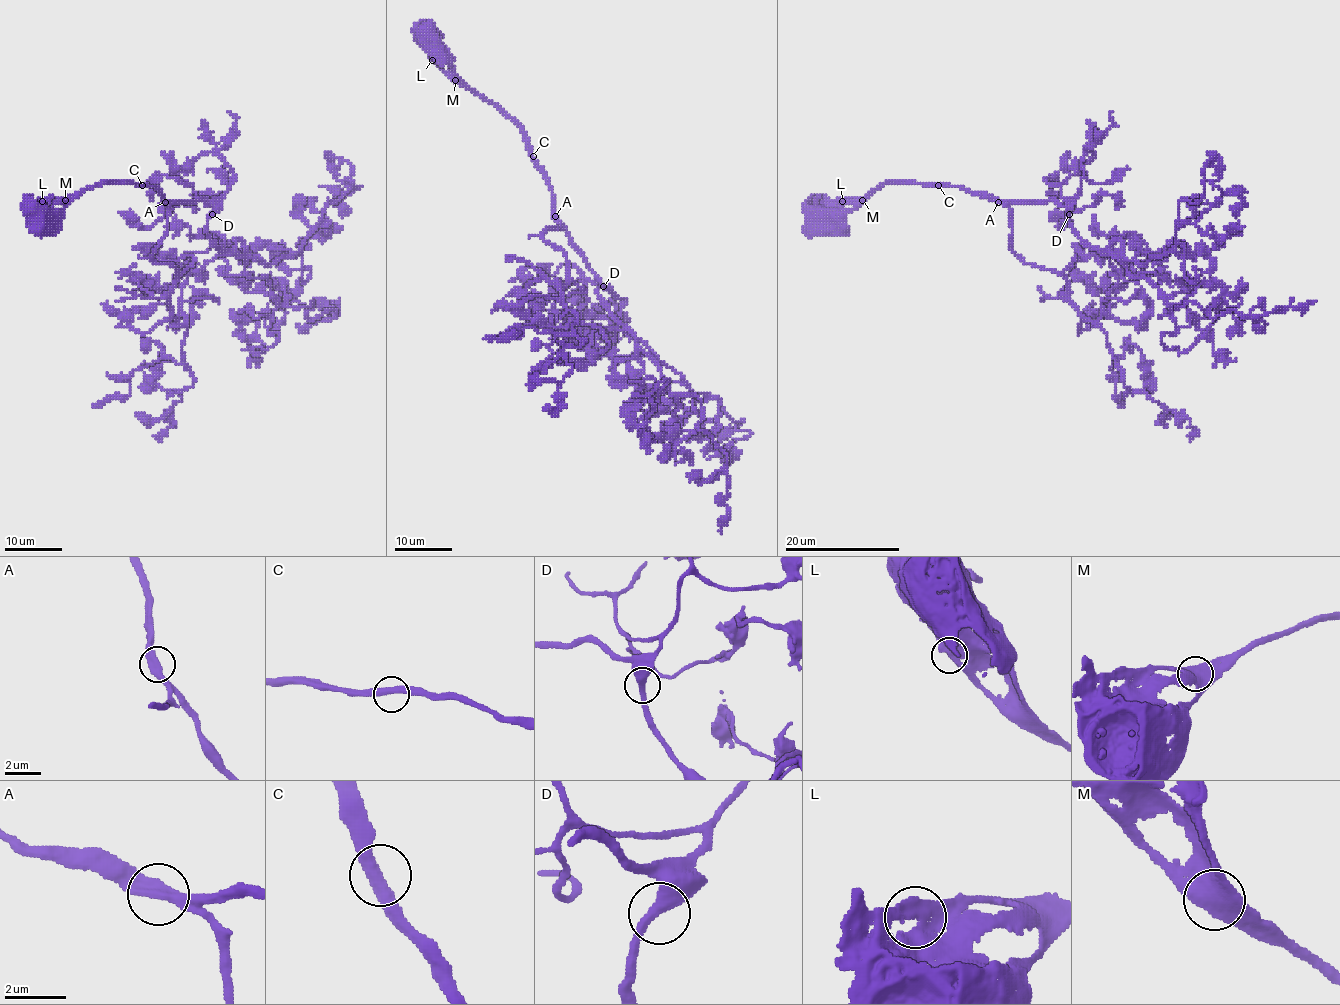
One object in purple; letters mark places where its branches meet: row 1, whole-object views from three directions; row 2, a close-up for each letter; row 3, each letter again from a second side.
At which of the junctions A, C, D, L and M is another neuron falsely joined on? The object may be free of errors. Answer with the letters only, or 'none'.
none

